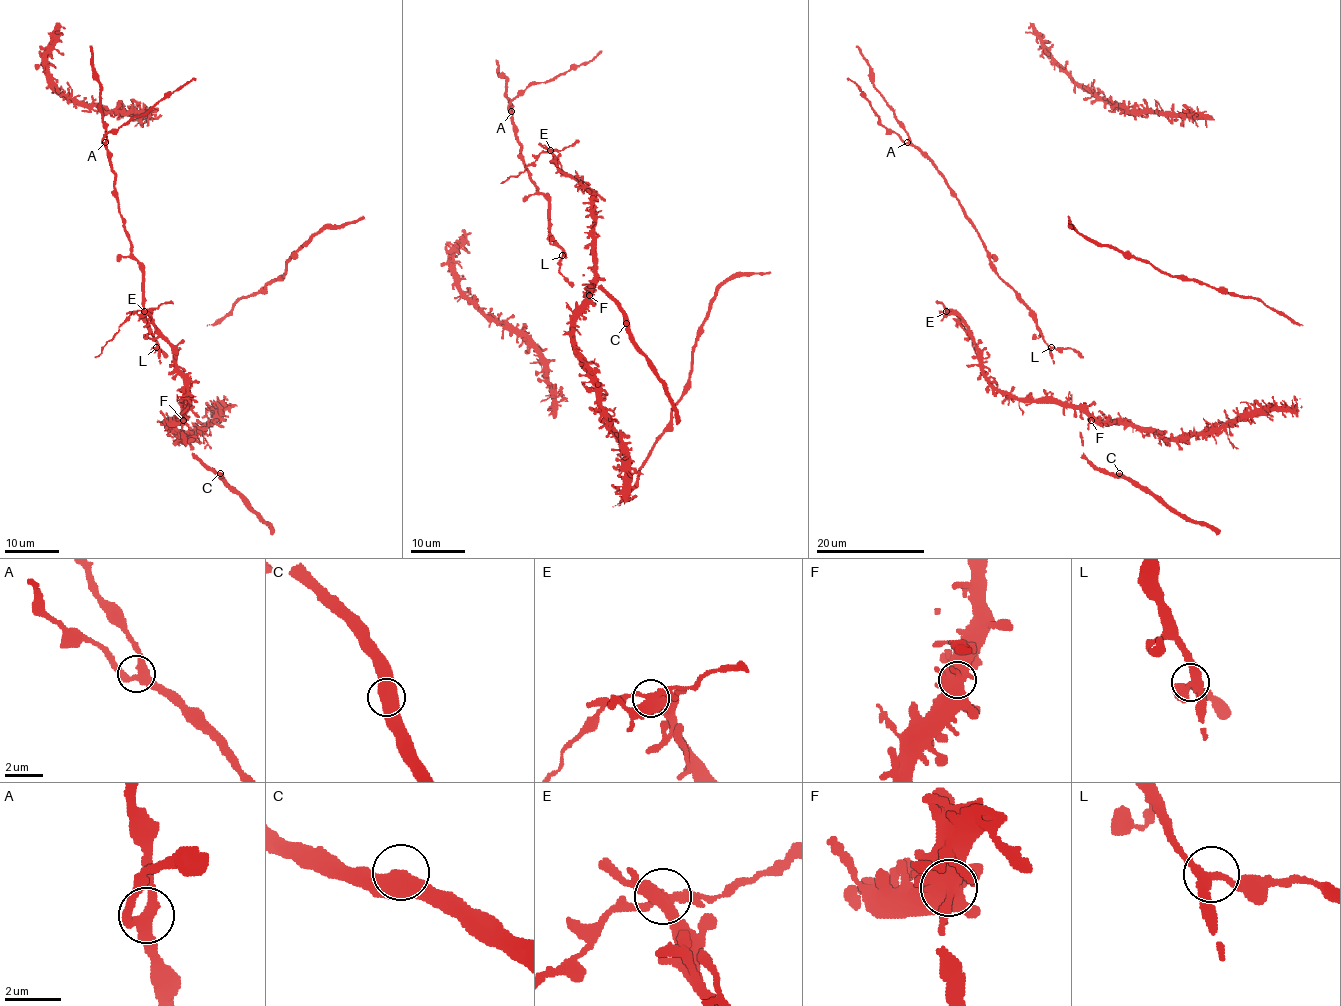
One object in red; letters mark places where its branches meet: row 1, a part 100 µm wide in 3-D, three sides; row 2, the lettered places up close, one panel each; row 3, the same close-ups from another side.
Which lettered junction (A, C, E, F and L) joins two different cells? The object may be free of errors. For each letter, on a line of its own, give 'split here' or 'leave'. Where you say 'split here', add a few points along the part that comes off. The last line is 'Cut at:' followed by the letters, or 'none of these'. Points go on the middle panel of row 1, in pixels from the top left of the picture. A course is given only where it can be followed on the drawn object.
A: leave
C: leave
E: split here | (551, 149), (541, 152), (517, 175), (501, 183)
F: leave
L: leave
Cut at: E

